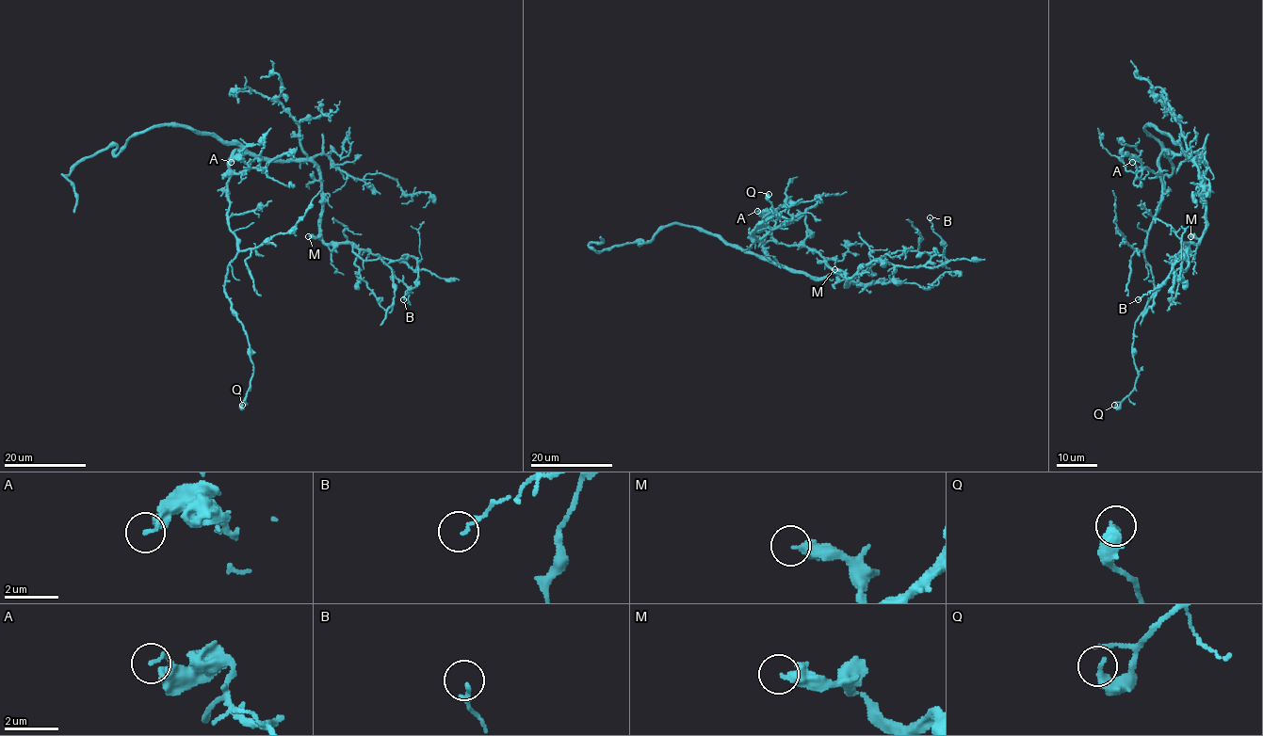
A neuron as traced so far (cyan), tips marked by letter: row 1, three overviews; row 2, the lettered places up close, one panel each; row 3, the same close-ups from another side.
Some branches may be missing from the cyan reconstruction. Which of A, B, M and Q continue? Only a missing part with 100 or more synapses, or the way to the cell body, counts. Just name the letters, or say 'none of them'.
none of them

